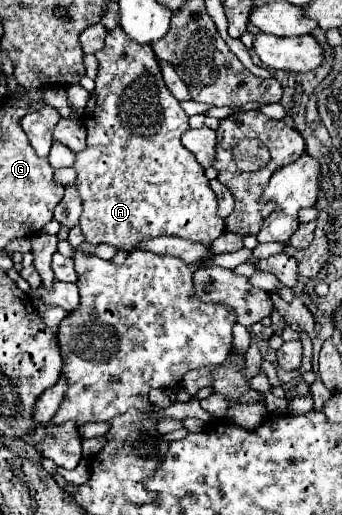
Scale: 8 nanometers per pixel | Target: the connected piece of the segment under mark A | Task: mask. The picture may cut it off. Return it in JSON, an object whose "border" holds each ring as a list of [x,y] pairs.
{"border":[[[117,26],[115,30],[107,32],[105,36],[105,48],[101,52],[95,54],[99,60],[99,74],[95,78],[95,90],[87,102],[87,112],[83,112],[83,122],[87,128],[87,148],[83,152],[77,154],[77,162],[75,162],[75,170],[77,170],[77,192],[79,198],[83,202],[83,214],[81,214],[81,230],[87,242],[91,244],[109,244],[117,250],[125,250],[125,252],[133,252],[139,244],[139,240],[147,240],[147,238],[157,238],[157,236],[177,236],[177,238],[185,238],[185,240],[193,240],[193,242],[203,242],[203,244],[211,244],[217,236],[221,236],[225,232],[225,222],[223,218],[217,216],[217,198],[213,194],[213,190],[209,188],[209,180],[205,176],[205,168],[195,160],[195,156],[181,144],[181,136],[189,130],[189,116],[183,112],[181,104],[175,100],[175,96],[169,92],[169,88],[163,82],[161,76],[161,68],[159,62],[153,54],[151,44],[137,44],[135,40],[129,40],[123,32],[121,26]]]}

